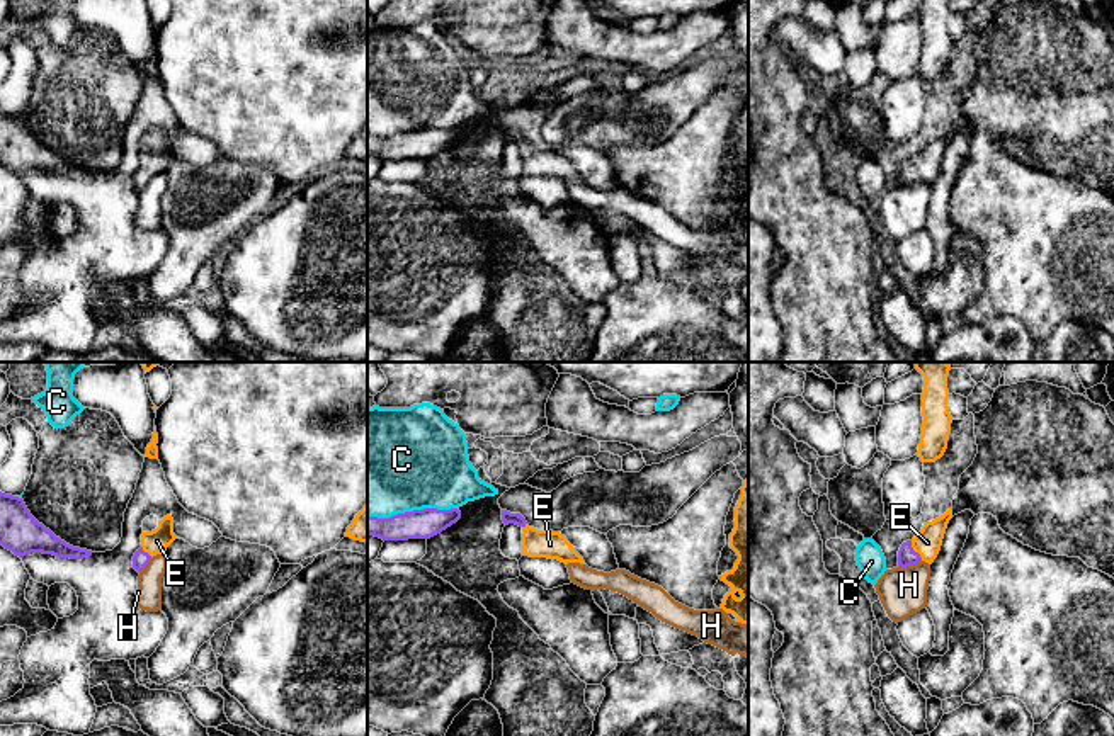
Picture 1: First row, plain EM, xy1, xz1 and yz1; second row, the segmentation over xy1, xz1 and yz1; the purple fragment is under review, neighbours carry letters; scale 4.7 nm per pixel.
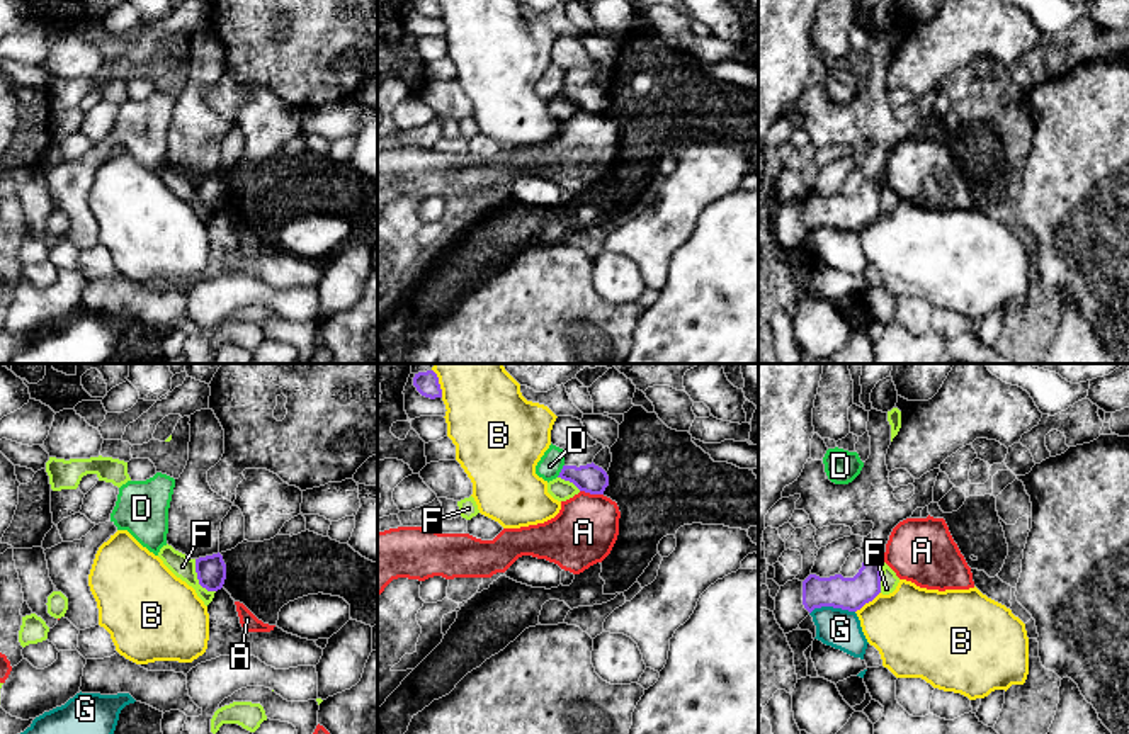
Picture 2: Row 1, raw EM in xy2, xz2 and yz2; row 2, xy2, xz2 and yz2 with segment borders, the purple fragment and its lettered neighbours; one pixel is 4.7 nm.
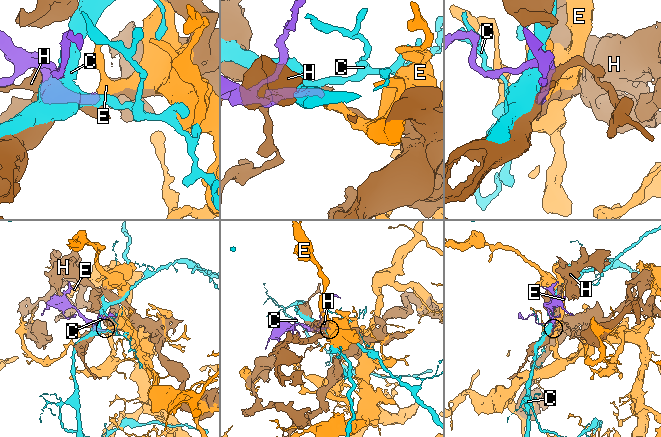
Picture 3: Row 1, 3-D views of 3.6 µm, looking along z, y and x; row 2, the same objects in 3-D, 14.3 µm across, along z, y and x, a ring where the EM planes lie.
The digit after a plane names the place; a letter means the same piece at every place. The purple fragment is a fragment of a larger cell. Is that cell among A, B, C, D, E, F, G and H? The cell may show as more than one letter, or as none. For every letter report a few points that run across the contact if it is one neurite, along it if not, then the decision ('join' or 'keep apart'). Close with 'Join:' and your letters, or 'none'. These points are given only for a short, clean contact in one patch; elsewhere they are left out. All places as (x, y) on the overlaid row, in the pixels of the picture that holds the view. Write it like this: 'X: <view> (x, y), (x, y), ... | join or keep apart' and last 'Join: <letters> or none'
A: keep apart
B: keep apart
C: keep apart
D: xz2 (563, 464), (556, 476) | keep apart
E: yz1 (907, 556), (914, 551), (927, 543) | join
F: xy2 (194, 559), (198, 581), (215, 592) | keep apart
G: yz2 (854, 610), (816, 607), (810, 614) | keep apart
H: keep apart
Join: E

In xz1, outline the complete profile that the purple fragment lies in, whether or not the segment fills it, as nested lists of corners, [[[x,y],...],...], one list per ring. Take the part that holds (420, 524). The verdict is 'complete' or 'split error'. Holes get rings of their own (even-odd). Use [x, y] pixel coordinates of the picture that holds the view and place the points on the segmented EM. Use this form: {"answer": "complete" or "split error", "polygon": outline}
{"answer": "complete", "polygon": [[[423,508],[378,518],[367,515],[367,537],[383,541],[430,539],[461,518],[458,508],[437,510]]]}

